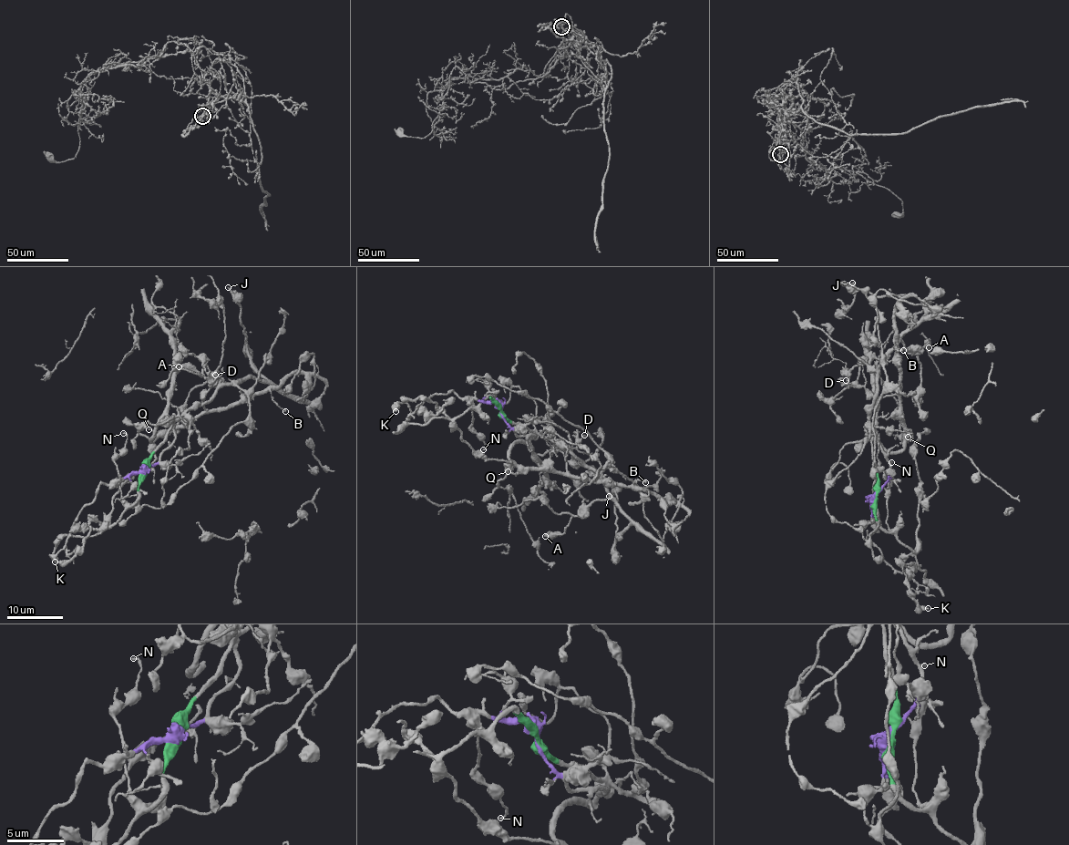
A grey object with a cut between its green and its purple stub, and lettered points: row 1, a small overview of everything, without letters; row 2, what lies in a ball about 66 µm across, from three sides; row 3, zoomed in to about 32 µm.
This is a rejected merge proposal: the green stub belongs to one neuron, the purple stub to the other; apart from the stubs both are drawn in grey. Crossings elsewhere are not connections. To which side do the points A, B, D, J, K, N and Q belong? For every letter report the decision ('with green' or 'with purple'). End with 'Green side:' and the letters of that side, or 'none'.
A: with green
B: with purple
D: with purple
J: with green
K: with purple
N: with green
Q: with purple
Green side: A, J, N

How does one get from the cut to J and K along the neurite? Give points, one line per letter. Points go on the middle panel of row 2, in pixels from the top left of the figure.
J: (499, 409), (508, 421), (553, 439), (599, 475), (629, 521), (621, 536), (615, 537), (616, 494), (608, 497)
K: (499, 408), (494, 403), (460, 399), (453, 391), (431, 396), (421, 408), (412, 412), (403, 403), (395, 411)

